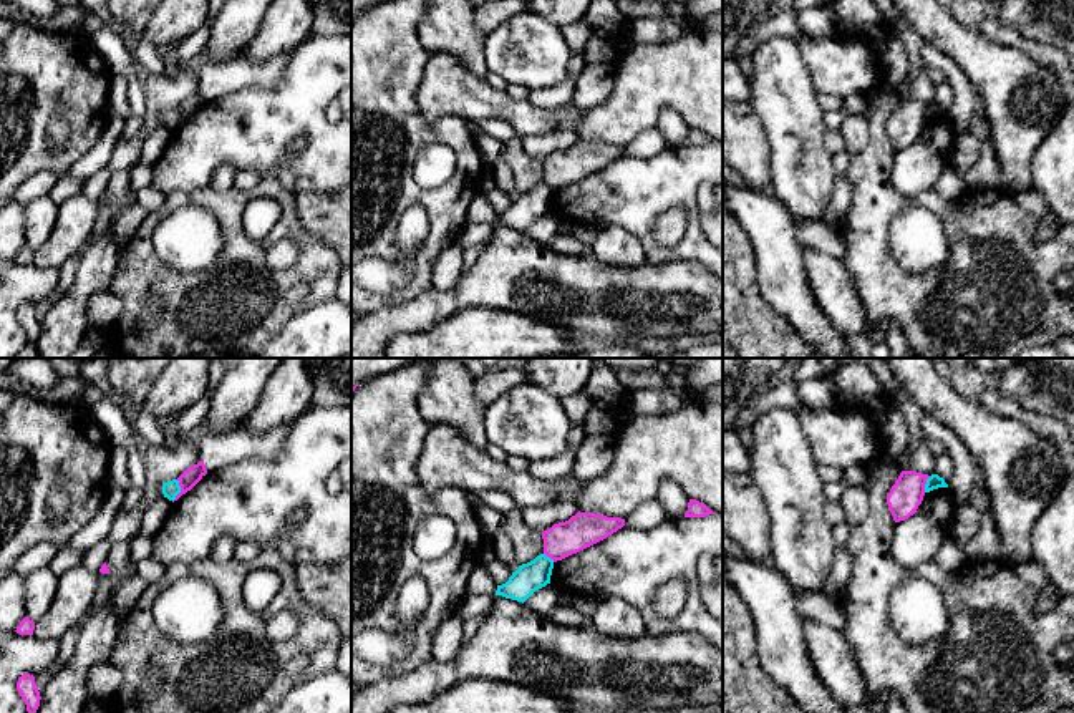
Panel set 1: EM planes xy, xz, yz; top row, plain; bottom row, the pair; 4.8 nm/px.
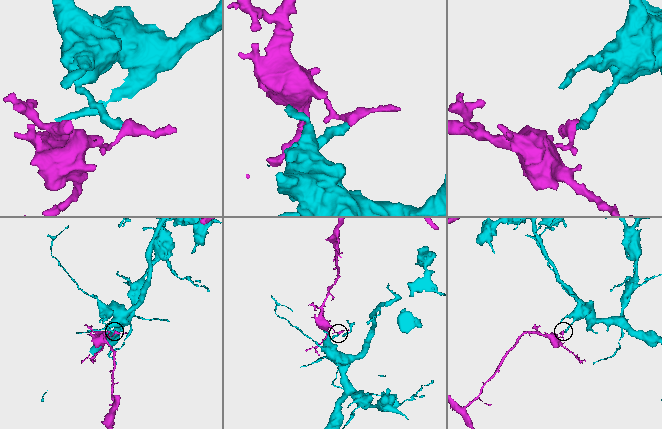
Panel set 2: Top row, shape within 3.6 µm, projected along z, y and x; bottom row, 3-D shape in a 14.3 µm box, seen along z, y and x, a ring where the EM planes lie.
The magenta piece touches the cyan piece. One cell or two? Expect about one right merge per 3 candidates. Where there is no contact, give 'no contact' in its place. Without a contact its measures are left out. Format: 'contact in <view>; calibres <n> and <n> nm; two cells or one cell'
contact in xy; calibres 90 and 80 nm; two cells

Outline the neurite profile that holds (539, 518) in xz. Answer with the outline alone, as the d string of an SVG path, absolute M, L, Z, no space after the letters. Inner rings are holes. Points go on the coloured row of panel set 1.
M557 501L547 506L532 506L520 511L524 522L537 532L544 532L554 524L565 522L578 512L575 502L568 501Z

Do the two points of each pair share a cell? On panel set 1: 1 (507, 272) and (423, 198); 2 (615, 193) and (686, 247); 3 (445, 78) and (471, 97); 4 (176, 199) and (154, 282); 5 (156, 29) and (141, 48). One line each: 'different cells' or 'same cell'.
1: different cells
2: same cell
3: same cell
4: same cell
5: different cells

